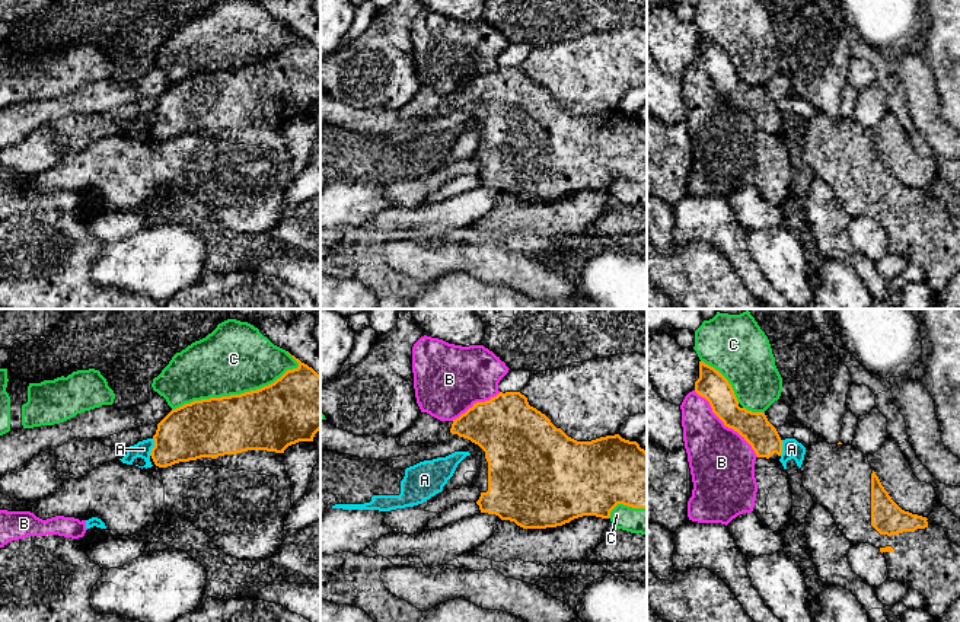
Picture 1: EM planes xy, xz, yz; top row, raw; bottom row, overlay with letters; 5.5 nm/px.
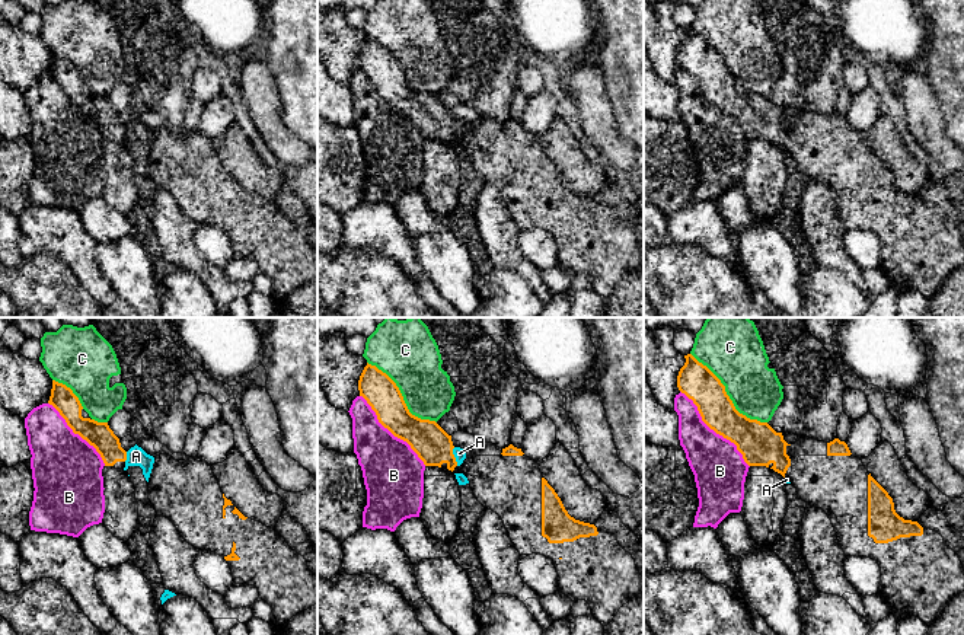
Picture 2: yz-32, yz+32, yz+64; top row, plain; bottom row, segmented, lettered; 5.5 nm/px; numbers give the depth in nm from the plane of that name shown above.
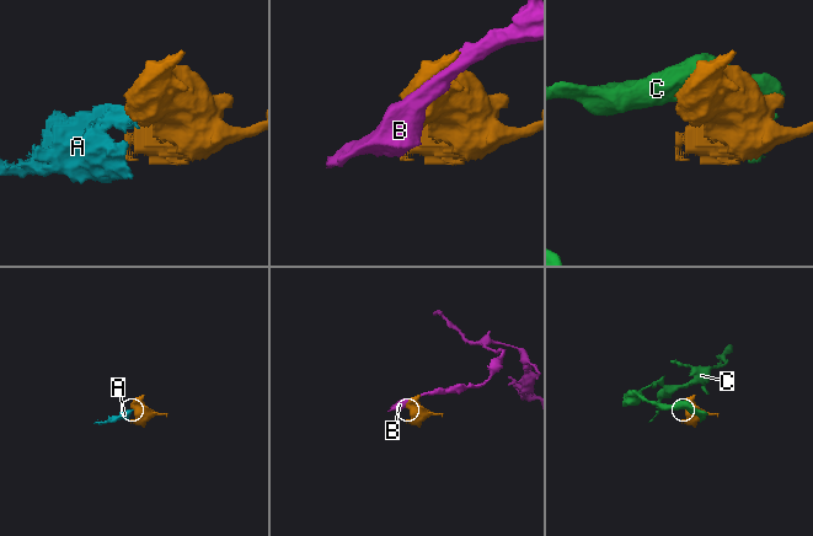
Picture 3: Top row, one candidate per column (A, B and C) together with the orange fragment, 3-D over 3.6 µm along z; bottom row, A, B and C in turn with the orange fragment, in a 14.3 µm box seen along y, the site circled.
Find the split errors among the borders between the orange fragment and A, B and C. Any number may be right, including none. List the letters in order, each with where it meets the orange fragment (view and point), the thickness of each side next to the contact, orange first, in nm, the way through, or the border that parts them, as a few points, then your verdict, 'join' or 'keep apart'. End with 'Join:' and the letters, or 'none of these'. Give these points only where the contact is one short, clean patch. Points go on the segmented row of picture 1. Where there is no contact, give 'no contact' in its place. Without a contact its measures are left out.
A: meets orange in xy at (153, 447); 300 nm thick on the orange side, 90 nm on the other; keep apart
B: meets orange in yz at (724, 424); 170 nm thick on the orange side, 360 nm on the other; keep apart
C: meets orange in xy at (236, 395); 360 nm thick on the orange side, 380 nm on the other; keep apart
Join: none of these

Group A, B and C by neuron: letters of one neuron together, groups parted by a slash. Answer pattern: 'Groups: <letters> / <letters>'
Groups: A / B / C

